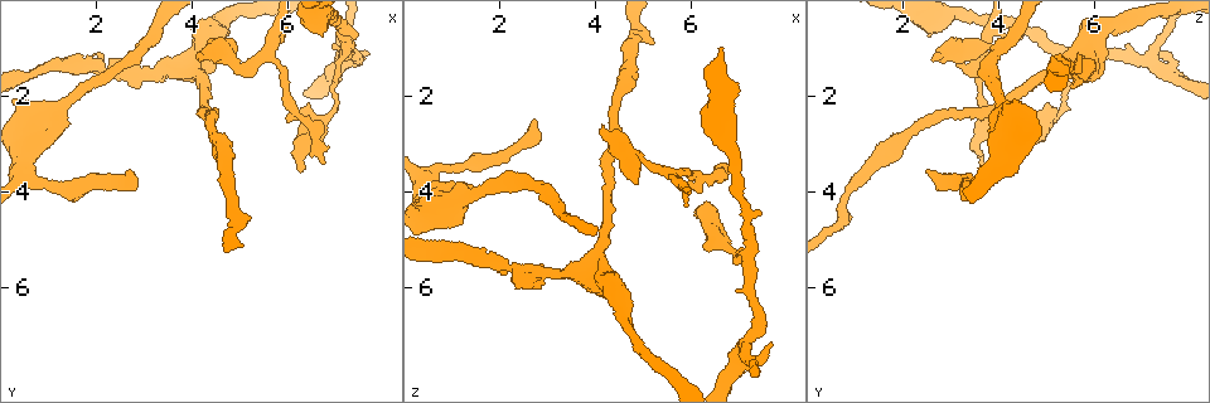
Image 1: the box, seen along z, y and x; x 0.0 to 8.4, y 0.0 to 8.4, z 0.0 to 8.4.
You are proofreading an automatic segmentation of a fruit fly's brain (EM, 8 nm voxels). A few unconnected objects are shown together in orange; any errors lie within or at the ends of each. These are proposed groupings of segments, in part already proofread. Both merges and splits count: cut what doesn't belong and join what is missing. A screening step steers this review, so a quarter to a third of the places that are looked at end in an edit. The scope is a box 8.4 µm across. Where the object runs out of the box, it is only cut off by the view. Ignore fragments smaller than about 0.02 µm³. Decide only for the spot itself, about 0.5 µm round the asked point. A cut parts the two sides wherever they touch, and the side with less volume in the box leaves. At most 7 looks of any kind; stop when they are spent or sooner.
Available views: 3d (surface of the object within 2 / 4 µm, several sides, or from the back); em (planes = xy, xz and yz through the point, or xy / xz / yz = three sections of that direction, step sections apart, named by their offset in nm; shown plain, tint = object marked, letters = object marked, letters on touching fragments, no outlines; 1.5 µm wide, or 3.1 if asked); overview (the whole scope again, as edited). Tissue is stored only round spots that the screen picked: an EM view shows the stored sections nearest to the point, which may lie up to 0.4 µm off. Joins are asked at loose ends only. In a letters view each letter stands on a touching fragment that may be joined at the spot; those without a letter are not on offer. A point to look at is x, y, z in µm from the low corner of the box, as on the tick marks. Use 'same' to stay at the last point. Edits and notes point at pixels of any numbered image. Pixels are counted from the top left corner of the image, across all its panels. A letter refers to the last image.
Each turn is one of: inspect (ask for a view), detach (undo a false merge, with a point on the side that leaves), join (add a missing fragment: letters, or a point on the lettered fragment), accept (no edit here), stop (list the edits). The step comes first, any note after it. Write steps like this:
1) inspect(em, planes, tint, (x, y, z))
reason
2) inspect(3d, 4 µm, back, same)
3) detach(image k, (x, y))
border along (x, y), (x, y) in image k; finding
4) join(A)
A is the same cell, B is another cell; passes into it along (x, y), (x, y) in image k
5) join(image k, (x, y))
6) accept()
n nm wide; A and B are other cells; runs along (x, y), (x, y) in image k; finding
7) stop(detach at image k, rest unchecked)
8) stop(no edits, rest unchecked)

inspect(em, xy, step 4, letters, (3.20, 1.55, 5.70))
narrows sharply

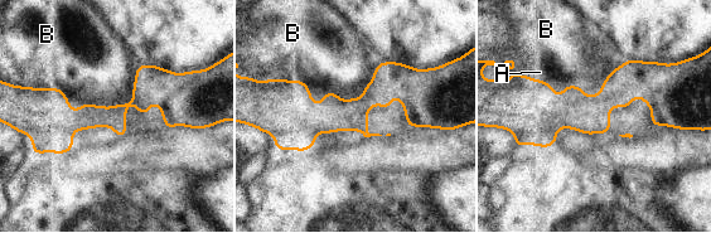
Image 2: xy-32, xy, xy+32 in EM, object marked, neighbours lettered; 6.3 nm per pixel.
accept()
A and B are other cells; runs along (280, 106), (405, 92), (431, 119) in image 2; one cell here

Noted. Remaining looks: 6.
inspect(em, planes, tint, (6.70, 3.45, 3.60))
branch stops here

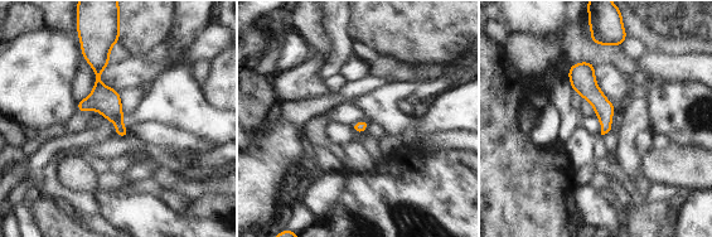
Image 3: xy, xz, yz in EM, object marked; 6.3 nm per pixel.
inspect(em, planes, letters, same)

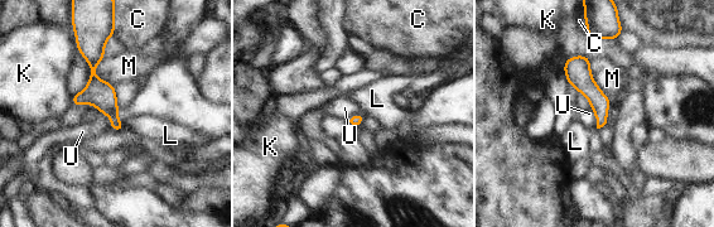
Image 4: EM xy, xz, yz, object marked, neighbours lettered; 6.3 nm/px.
accept()
C, K, L, M and U are other cells; border along (125, 124), (122, 128) in image 4; no lettered fragment goes on from it

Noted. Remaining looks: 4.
inspect(3d, 2 µm, (7.25, 1.05, 5.30))
branch point

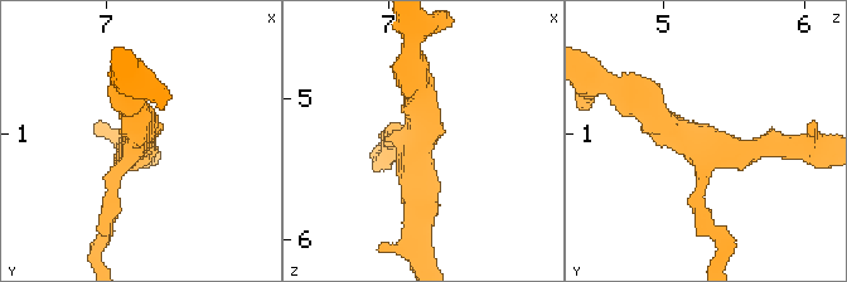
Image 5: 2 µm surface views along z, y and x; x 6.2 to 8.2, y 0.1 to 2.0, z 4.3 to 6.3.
inspect(em, xz, step 8, tint, (7.22, 1.08, 5.26))
3 arms; shape alone is not enough

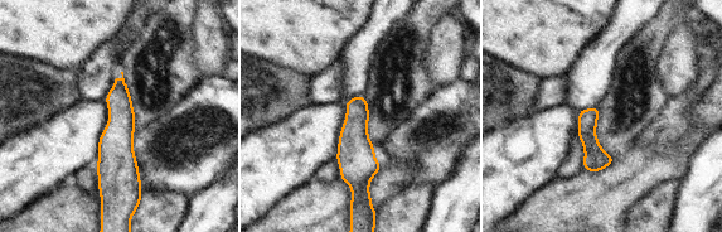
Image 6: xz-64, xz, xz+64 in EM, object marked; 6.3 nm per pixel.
inspect(em, planes, letters, same)
cut it another way

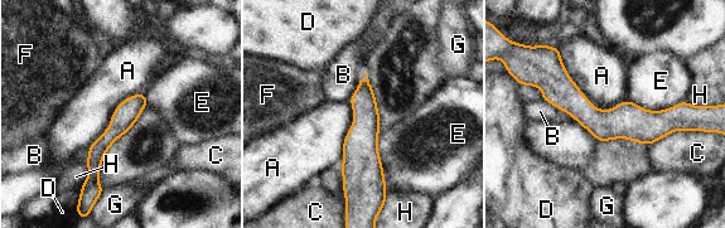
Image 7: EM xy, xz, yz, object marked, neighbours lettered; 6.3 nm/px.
accept()
A, B, C, D, E, F, G and H are other cells; border along (559, 48), (598, 108), (628, 100) in image 7; all the same cell

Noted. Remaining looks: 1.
stop(no edits, rest unchecked)

